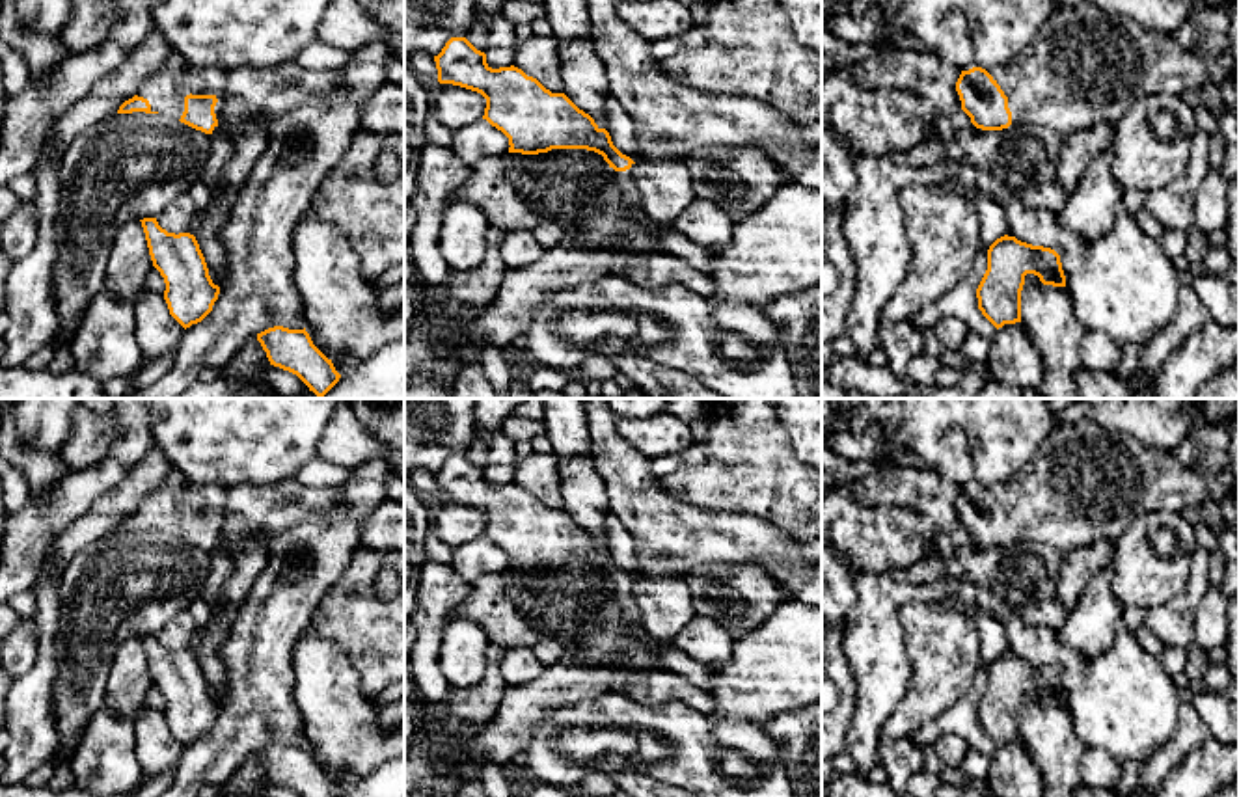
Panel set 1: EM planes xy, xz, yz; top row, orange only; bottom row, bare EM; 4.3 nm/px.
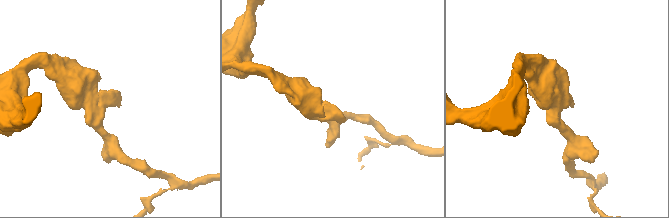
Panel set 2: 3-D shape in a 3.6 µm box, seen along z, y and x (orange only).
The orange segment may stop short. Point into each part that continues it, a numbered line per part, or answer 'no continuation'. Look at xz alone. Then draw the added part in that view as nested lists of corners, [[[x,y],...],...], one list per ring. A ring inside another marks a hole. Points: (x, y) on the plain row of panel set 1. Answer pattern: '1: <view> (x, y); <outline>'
1: xz (619, 647); [[[633,581],[626,588],[609,585],[607,618],[613,620],[615,616],[620,618],[619,624],[604,629],[587,626],[566,648],[585,663],[596,663],[615,670],[615,689],[637,676],[669,670],[648,641],[641,637],[647,631],[635,603]]]

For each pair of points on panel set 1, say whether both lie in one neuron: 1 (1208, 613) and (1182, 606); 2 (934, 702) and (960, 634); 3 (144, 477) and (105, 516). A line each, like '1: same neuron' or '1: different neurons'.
1: different neurons
2: same neuron
3: same neuron

